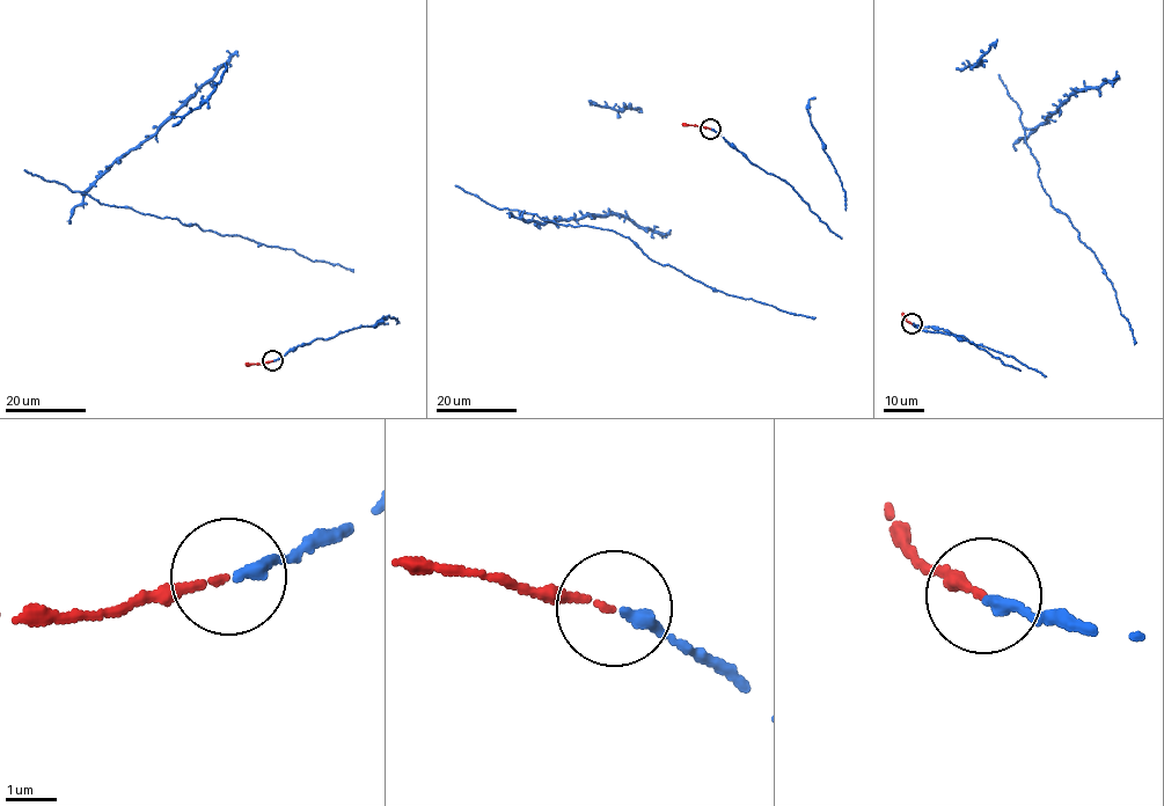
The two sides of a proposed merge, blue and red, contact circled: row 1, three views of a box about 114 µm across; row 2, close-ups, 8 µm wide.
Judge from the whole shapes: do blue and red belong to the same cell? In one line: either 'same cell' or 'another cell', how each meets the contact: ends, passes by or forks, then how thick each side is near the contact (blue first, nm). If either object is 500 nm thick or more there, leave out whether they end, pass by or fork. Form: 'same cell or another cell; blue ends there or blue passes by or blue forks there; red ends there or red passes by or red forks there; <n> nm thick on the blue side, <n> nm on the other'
same cell; blue ends there; red ends there; 240 nm thick on the blue side, 130 nm on the other

